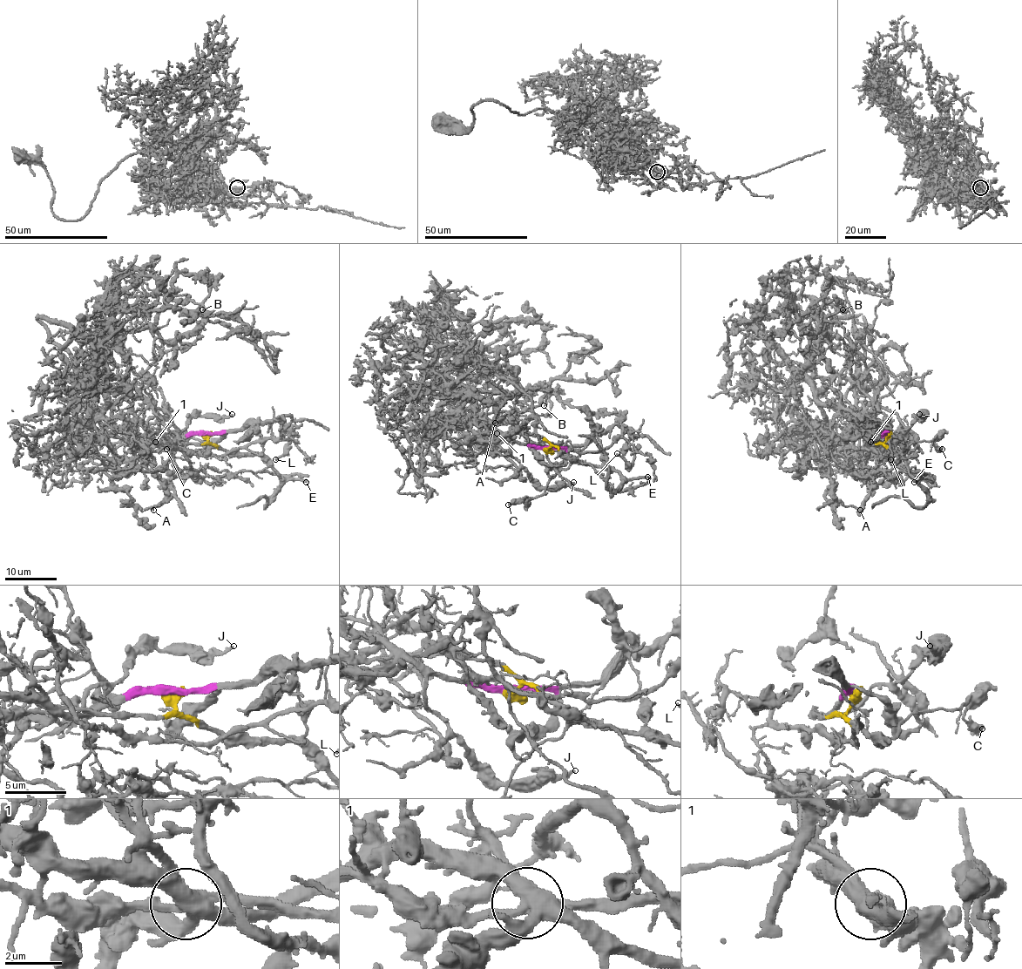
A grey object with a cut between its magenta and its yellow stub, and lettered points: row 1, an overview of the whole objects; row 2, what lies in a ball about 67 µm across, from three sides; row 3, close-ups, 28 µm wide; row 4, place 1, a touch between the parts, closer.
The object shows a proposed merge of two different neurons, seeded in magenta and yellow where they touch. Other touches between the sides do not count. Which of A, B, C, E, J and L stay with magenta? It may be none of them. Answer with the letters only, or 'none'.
A, B, J, L

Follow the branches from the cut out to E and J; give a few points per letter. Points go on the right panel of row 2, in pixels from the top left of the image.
E: (886, 434), (883, 443), (891, 450), (903, 455), (907, 470), (916, 479), (913, 482)
J: (886, 434), (879, 442), (883, 443), (895, 431), (904, 431), (916, 417), (923, 416), (920, 415)

